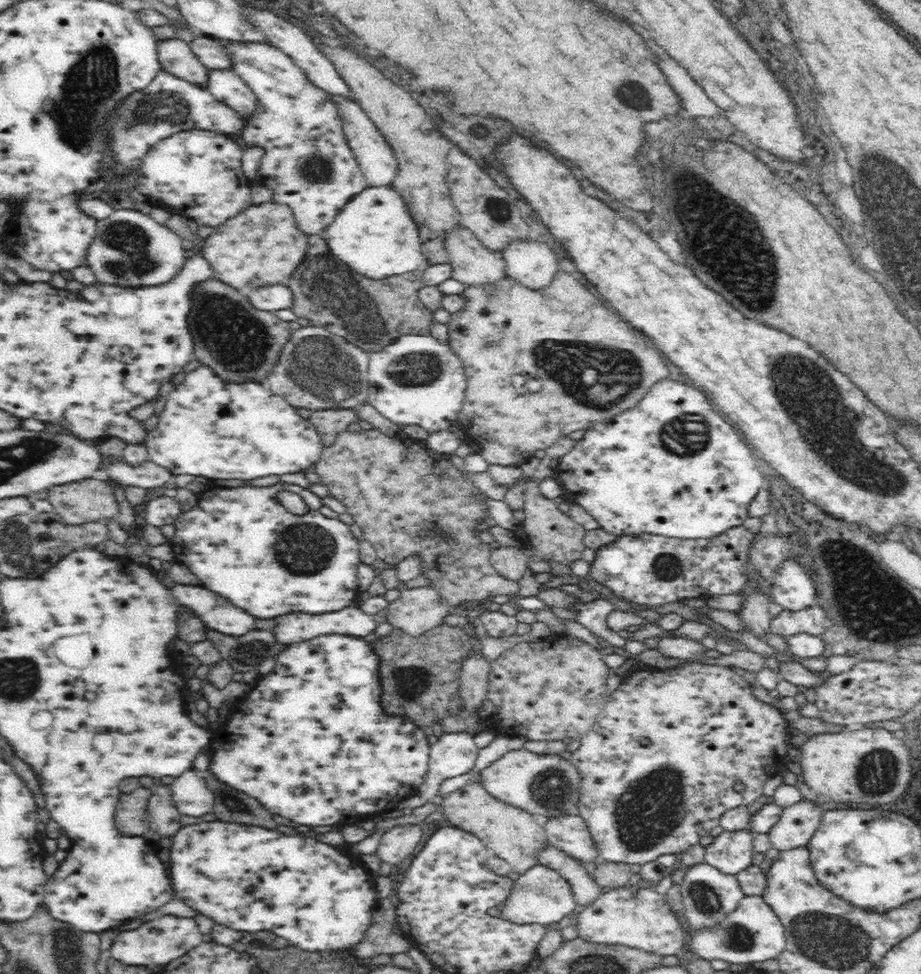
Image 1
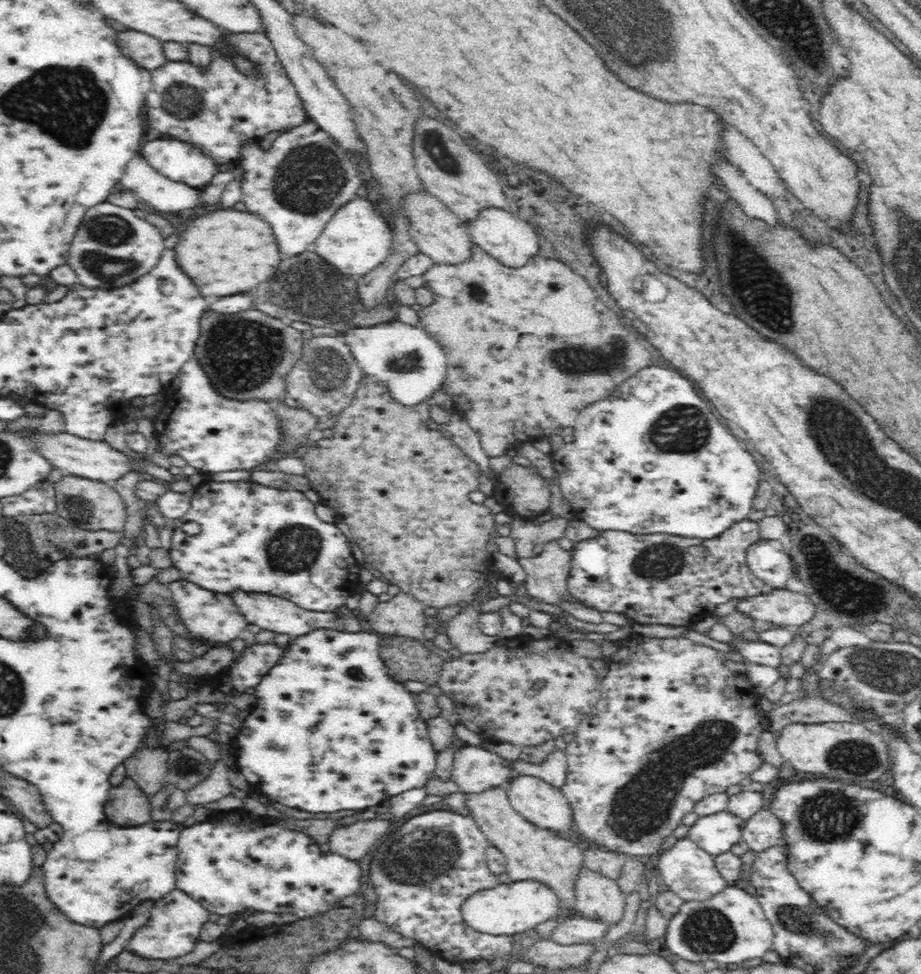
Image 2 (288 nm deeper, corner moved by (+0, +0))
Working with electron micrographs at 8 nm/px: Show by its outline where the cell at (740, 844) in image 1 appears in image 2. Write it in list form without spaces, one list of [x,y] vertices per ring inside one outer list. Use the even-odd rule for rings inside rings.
[[[720,812],[700,818],[694,826],[690,826],[686,838],[716,858],[730,852],[730,848],[742,840],[742,830],[744,820],[732,812]]]

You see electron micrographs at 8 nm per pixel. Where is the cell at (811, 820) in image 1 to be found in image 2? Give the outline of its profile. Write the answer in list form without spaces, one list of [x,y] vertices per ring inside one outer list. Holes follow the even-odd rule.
[[[762,810],[744,822],[742,842],[756,854],[774,846],[784,846],[784,822],[772,810]]]

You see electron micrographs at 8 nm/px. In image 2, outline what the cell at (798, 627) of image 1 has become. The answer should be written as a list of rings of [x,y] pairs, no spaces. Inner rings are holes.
[[[768,590],[764,596],[746,598],[736,610],[778,624],[780,628],[802,628],[816,614],[812,600],[806,594],[796,594],[792,590]]]

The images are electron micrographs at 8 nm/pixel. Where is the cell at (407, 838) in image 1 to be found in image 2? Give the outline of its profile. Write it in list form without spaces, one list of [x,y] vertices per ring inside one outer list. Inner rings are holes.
[[[368,818],[368,820],[358,820],[352,826],[342,826],[338,828],[328,844],[334,854],[346,856],[354,862],[358,862],[364,856],[370,856],[370,850],[386,840],[390,834],[392,822],[380,820],[380,818]]]

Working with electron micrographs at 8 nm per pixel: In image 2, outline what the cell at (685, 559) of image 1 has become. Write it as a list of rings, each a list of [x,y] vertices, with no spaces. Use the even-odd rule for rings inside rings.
[[[742,520],[714,540],[686,540],[682,536],[662,534],[634,536],[628,532],[600,532],[598,538],[578,542],[572,550],[574,560],[568,578],[568,590],[572,598],[598,612],[620,612],[640,624],[692,628],[696,622],[712,614],[720,604],[728,604],[730,600],[756,598],[768,592],[766,582],[762,582],[748,566],[748,550],[752,544],[760,544],[760,540],[760,526],[754,520]]]

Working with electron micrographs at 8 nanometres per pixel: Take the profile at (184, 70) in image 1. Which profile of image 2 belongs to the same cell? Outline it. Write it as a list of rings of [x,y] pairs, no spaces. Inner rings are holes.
[[[134,30],[118,32],[118,46],[122,46],[122,54],[126,54],[140,68],[146,68],[150,72],[168,64],[168,58],[164,54],[164,42],[156,36]]]

